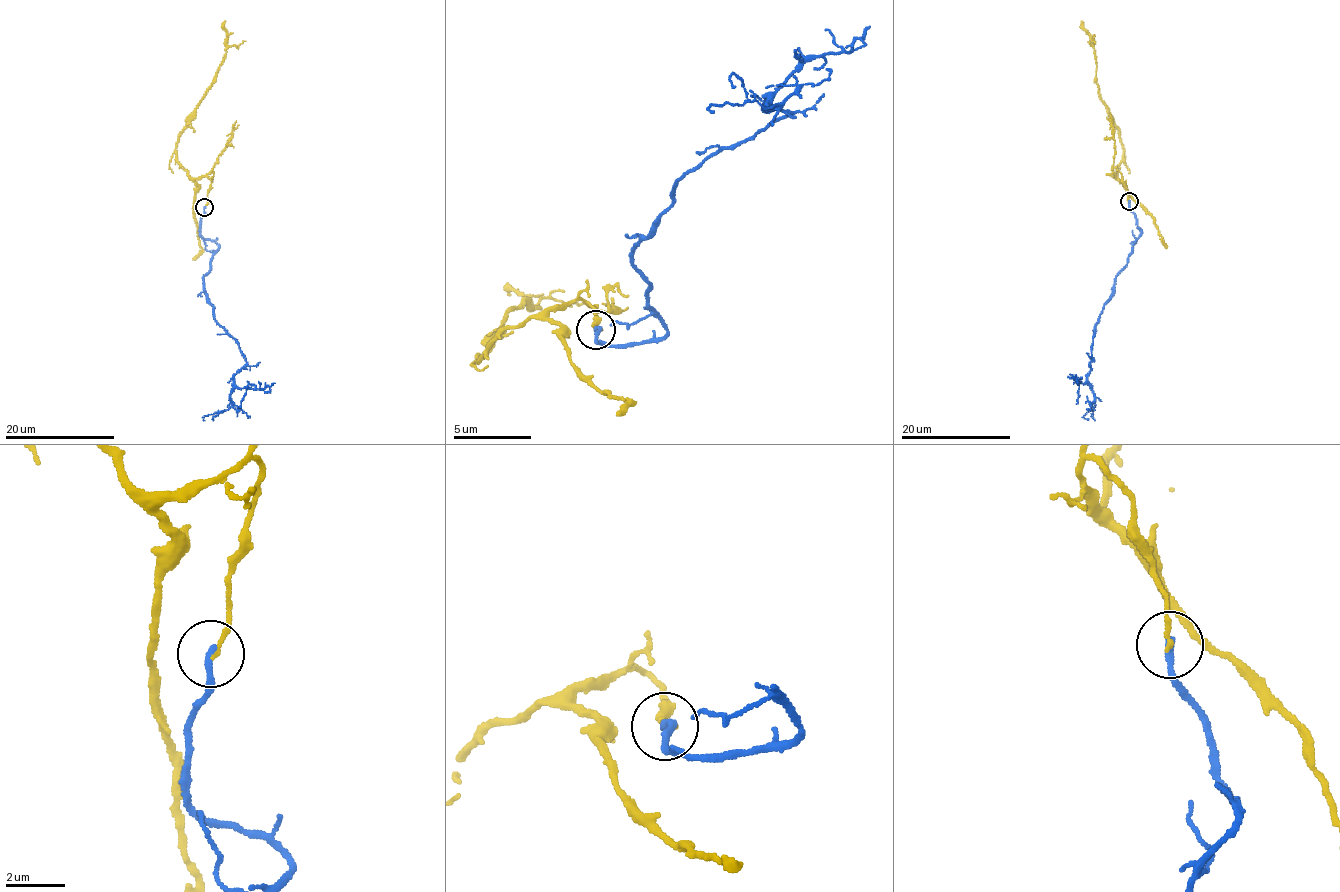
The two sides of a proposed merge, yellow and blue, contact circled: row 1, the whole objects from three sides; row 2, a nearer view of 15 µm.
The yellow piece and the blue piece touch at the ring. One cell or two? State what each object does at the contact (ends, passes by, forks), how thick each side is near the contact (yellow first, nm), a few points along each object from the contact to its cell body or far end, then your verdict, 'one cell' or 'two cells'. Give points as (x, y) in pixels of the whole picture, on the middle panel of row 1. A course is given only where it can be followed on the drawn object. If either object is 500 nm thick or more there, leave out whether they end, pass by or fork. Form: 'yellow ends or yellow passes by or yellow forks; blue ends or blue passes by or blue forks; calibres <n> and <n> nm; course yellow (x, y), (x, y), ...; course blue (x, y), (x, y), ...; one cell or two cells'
yellow ends; blue ends; calibres 130 and 260 nm; course yellow (595, 328), (586, 301), (551, 308), (505, 328), (474, 364), (523, 300), (539, 306), (531, 313), (513, 292); course blue (595, 328), (664, 333), (644, 239), (687, 172), (789, 115), (772, 94), (715, 112); two cells

